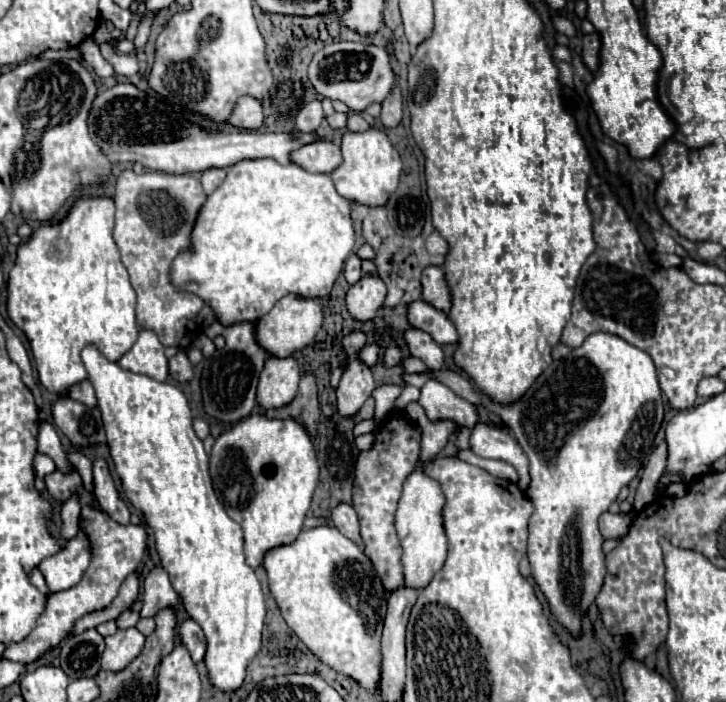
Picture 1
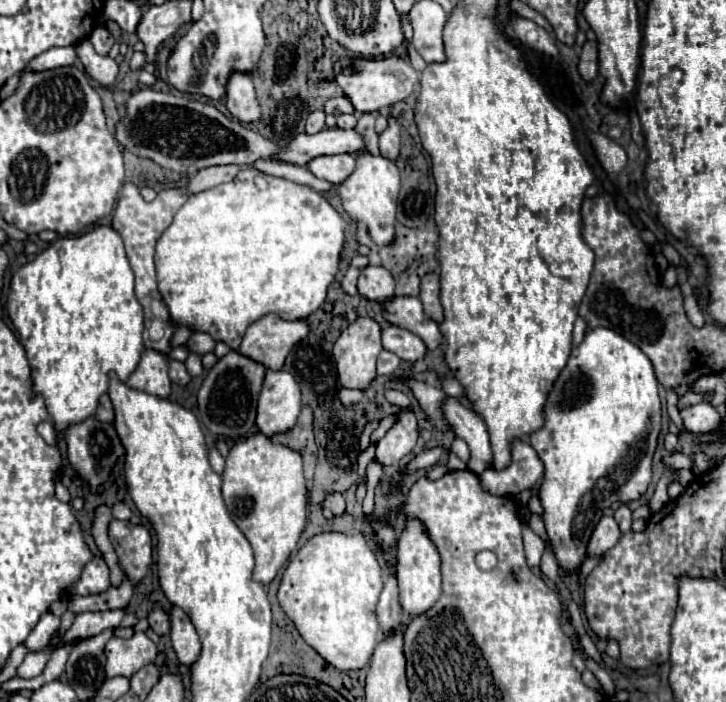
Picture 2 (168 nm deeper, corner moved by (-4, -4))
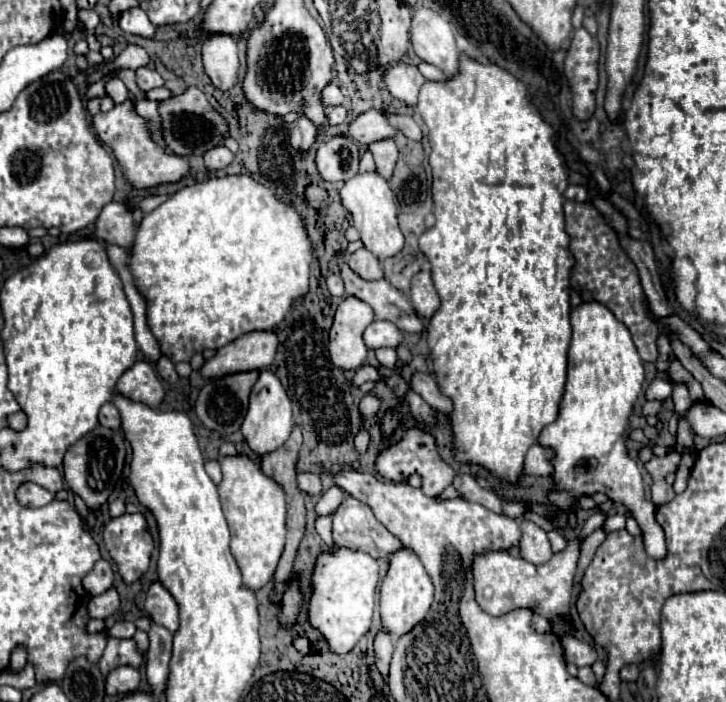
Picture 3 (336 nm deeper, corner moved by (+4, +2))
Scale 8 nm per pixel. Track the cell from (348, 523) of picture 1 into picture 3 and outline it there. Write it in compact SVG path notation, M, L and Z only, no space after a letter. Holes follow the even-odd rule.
M298 472L298 488L306 494L318 494L322 490L320 476L314 472Z

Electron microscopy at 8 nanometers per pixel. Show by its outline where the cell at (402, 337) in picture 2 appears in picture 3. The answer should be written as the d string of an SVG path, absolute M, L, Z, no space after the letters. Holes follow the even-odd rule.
M374 320L366 330L364 330L364 344L372 350L376 348L396 348L402 342L400 330L392 322L384 320Z

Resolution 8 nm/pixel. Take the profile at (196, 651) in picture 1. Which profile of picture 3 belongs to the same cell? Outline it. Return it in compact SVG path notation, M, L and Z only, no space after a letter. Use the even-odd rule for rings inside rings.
M154 582L146 594L144 610L148 612L150 620L156 624L162 624L170 632L178 630L178 604L170 596L170 592L160 584Z

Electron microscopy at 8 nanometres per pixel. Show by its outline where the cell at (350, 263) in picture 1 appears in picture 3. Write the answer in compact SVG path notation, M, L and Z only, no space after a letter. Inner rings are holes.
M330 274L326 278L326 286L332 296L344 296L344 282L342 282L340 274Z

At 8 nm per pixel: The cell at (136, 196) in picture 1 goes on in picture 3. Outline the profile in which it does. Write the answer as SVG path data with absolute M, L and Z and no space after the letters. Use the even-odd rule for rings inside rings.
M122 202L106 204L96 220L94 234L110 244L118 244L130 250L136 236L132 212Z

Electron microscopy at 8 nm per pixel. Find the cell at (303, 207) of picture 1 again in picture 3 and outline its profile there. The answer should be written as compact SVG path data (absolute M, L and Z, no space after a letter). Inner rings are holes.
M224 176L224 178L210 178L208 182L198 182L198 184L184 186L176 194L168 196L168 200L162 202L158 208L144 214L144 218L138 226L138 234L134 238L134 246L132 246L130 256L128 256L128 270L134 278L134 284L136 284L138 292L146 300L148 328L152 330L152 334L156 336L156 340L160 344L162 356L166 356L174 364L178 364L178 362L190 362L190 358L194 354L198 354L206 348L218 350L218 348L226 346L228 342L236 340L238 336L244 336L246 332L272 330L276 324L280 324L284 320L286 312L290 310L292 302L298 296L308 292L310 260L312 260L312 248L310 248L310 240L308 240L308 234L306 234L306 228L304 228L304 220L292 206L280 202L272 194L270 188L258 184L250 176Z

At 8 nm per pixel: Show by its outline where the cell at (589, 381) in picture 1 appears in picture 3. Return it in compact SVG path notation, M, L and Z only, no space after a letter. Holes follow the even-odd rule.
M582 302L580 306L572 308L570 312L570 324L572 324L572 342L568 350L568 380L566 380L566 392L560 404L558 418L548 424L538 442L542 446L554 448L554 474L558 490L550 494L550 502L558 508L568 510L578 496L592 496L594 492L606 492L608 496L616 496L616 502L622 504L632 518L638 522L646 554L654 560L666 558L666 538L662 526L656 522L656 506L644 498L644 482L636 458L632 458L626 450L626 430L628 430L628 418L632 412L632 406L640 394L642 382L644 382L644 366L636 352L636 346L632 342L632 336L628 328L614 318L614 314L600 302Z

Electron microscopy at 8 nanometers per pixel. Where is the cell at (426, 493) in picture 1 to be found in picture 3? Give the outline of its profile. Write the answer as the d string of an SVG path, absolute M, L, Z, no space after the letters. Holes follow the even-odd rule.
M398 550L390 558L390 568L380 586L380 620L382 628L392 636L404 636L410 628L418 626L434 600L434 586L428 578L420 558L412 550Z

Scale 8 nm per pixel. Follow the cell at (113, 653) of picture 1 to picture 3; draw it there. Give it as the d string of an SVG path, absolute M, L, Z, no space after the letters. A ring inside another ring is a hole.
M108 638L108 644L106 644L106 650L98 662L100 666L100 672L104 676L108 676L114 668L118 666L140 666L144 662L142 654L138 652L134 640L120 640L120 638Z

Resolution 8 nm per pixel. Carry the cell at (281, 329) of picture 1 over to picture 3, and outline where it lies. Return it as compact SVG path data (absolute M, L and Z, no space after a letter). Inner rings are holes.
M250 332L216 350L200 368L202 378L228 376L230 372L248 372L268 368L274 360L278 338L274 332Z

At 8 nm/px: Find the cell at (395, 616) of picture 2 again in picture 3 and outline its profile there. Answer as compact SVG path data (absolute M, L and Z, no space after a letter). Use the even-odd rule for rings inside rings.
M380 630L374 638L374 654L376 654L376 668L380 670L382 678L388 680L388 668L390 668L390 658L394 652L394 638Z

